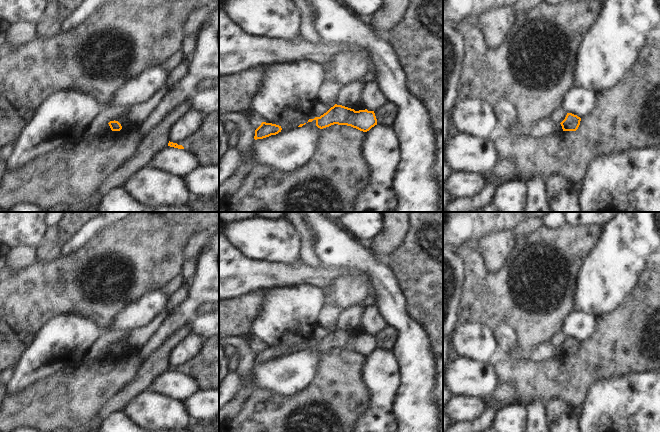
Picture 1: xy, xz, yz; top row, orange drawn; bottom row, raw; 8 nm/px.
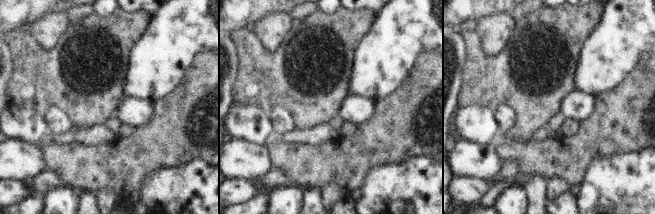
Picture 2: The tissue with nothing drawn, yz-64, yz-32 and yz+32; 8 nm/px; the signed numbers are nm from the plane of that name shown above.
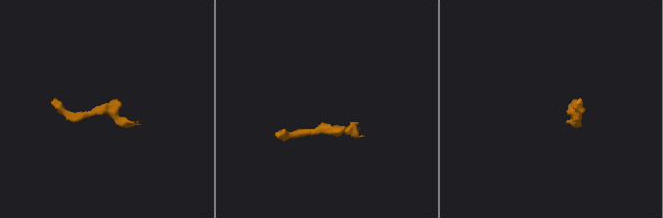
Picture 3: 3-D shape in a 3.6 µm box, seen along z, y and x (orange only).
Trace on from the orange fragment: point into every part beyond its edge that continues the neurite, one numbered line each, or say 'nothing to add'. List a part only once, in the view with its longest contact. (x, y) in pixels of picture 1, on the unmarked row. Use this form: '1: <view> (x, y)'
1: xy (204, 367)

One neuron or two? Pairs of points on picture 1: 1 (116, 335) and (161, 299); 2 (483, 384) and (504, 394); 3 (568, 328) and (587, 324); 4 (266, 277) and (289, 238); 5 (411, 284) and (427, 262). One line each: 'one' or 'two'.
1: two
2: two
3: one
4: two
5: one

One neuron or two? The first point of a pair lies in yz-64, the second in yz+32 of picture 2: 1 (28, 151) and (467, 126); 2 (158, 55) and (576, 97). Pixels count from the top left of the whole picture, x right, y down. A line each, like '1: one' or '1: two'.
1: two
2: two

